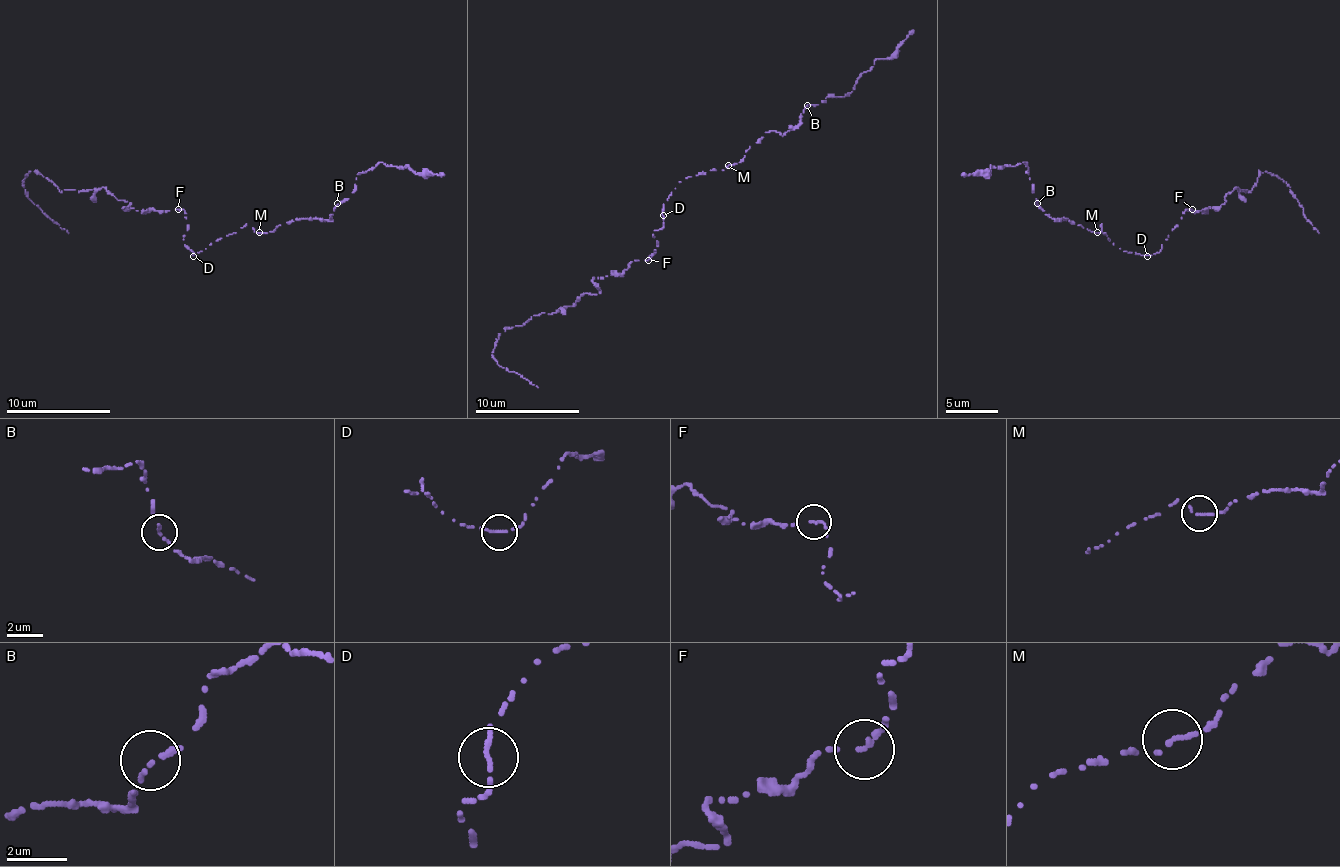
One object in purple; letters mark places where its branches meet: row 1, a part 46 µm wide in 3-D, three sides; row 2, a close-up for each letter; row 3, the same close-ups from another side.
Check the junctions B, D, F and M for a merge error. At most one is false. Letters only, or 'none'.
none

